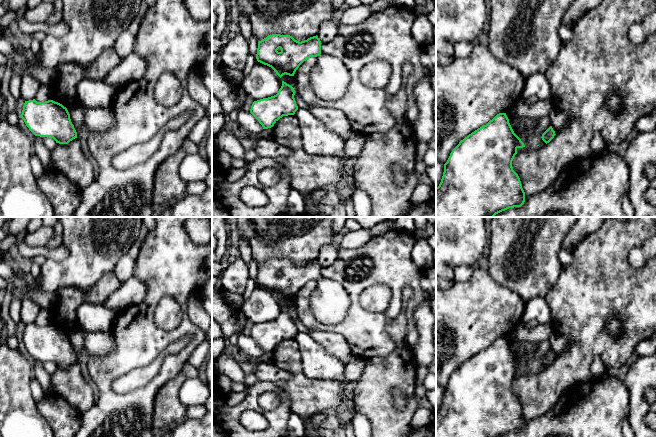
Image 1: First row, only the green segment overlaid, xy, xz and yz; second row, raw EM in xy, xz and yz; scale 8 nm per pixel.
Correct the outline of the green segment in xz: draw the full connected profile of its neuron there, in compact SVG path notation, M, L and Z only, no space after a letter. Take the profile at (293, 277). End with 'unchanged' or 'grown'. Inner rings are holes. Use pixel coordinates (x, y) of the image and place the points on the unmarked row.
M272 258L258 266L256 283L258 286L271 291L280 302L285 298L294 300L304 285L321 278L321 268L317 259L299 266L290 259Z; unchanged

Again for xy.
M53 324L25 325L20 341L35 360L53 362L59 368L68 368L77 362L67 332Z; unchanged

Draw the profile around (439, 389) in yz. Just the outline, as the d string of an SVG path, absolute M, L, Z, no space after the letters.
M436 384L436 411L439 410L444 396L444 388Z

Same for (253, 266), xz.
M253 258L251 262L248 264L248 267L249 267L249 278L256 281L257 272L258 272L258 264Z

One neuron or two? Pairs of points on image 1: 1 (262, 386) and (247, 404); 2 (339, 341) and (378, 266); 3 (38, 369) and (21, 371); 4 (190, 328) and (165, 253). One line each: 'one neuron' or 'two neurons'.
1: one neuron
2: two neurons
3: two neurons
4: one neuron

